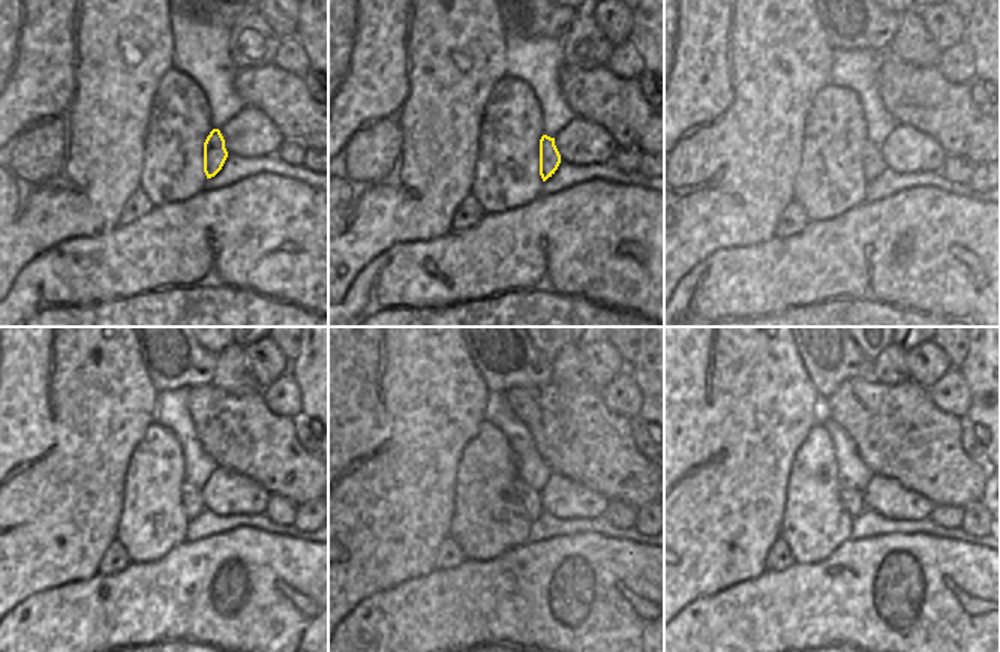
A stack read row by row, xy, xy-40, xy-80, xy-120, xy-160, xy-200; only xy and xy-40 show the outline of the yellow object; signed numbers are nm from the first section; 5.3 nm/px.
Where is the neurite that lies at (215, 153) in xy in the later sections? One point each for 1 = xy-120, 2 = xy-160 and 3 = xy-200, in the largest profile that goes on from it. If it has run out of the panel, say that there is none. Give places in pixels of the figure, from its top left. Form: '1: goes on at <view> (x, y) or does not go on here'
1: goes on at xy-120 (192, 498)
2: goes on at xy-160 (529, 499)
3: goes on at xy-200 (852, 501)

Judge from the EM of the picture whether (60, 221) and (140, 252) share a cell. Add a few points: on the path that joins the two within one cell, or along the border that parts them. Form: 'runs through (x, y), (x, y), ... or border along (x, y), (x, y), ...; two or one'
border along (117, 225), (105, 233), (77, 236), (63, 242); two

